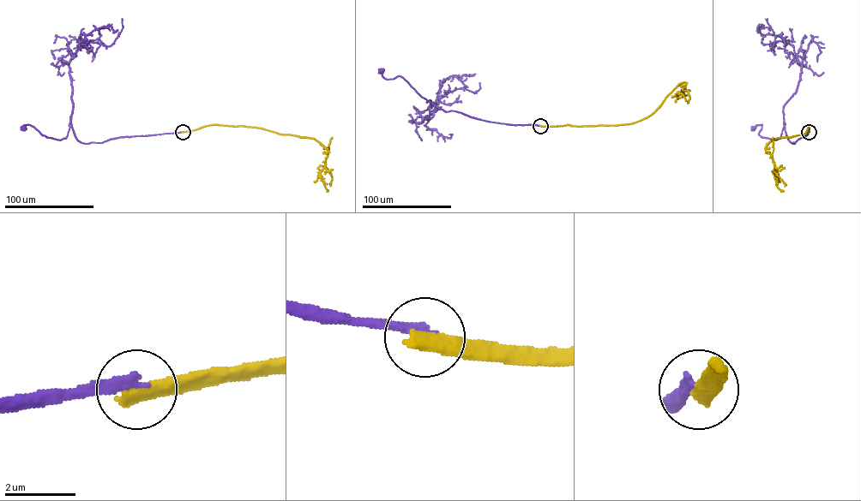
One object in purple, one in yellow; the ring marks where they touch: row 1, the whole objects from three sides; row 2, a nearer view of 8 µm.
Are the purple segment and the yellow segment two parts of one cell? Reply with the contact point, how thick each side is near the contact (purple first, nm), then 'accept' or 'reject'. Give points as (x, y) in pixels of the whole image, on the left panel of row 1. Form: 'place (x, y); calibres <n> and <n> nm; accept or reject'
place (183, 132); calibres 280 and 480 nm; reject

